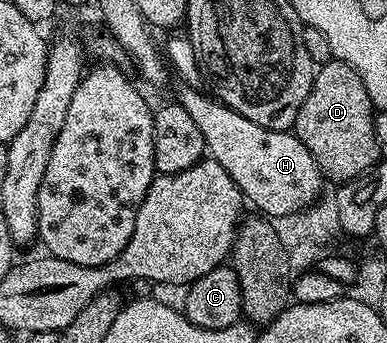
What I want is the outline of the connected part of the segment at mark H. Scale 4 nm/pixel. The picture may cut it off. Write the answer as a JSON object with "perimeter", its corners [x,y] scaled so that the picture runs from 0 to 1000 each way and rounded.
{"perimeter":[[[481,245],[460,248],[457,303],[496,335],[517,394],[527,394],[532,446],[610,534],[628,577],[659,598],[669,624],[698,638],[736,636],[809,601],[835,571],[837,519],[822,496],[817,464],[775,417],[757,385],[726,376],[685,376],[620,335],[607,318],[587,318],[574,297],[530,268],[499,259]]]}

